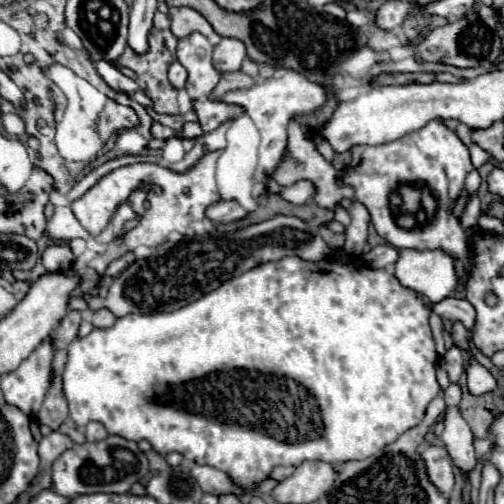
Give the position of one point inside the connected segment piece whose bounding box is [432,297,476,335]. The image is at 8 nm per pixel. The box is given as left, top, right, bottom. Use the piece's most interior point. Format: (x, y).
(454, 308)

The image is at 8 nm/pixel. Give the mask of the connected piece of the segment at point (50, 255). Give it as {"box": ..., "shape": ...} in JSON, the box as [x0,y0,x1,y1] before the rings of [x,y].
{"box":[42,245,74,273],"shape":[[[52,245],[42,253],[42,263],[48,273],[70,271],[74,265],[74,255],[66,245]]]}

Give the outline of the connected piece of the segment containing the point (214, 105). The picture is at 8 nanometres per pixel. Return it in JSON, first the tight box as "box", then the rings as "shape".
{"box":[192,101,244,133],"shape":[[[192,101],[194,111],[200,117],[200,127],[204,133],[214,131],[218,125],[222,125],[224,121],[232,119],[232,117],[240,117],[244,115],[244,107],[242,105],[230,105],[230,103],[222,103],[222,101]]]}

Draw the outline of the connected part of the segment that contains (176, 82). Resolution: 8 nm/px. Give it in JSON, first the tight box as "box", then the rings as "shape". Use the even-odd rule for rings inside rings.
{"box":[168,61,186,89],"shape":[[[174,61],[168,69],[168,81],[176,87],[182,89],[186,85],[186,69],[182,69],[182,65],[178,65],[178,61]]]}

